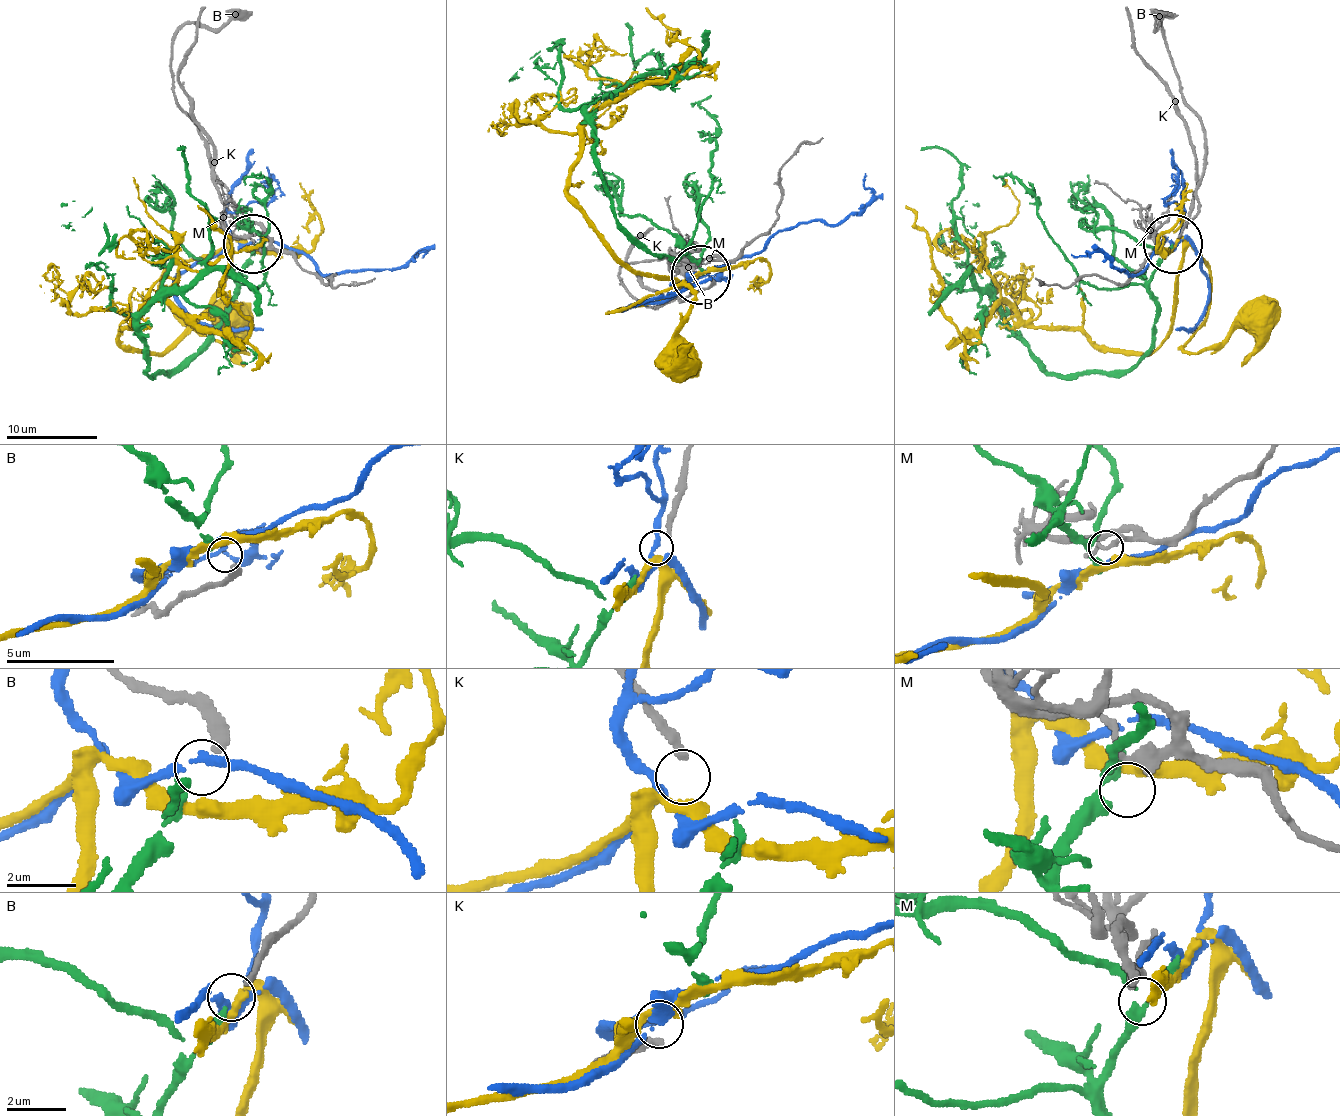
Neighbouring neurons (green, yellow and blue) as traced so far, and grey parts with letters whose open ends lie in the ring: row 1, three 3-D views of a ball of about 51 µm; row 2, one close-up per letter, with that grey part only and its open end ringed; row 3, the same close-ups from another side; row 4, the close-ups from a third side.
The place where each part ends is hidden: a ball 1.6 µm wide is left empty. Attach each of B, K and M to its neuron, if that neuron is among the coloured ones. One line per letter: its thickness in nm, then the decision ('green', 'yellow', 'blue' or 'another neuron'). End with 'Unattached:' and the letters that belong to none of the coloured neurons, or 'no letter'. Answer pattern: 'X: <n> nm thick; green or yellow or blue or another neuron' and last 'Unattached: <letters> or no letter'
B: 260 nm thick; green
K: 260 nm thick; another neuron
M: 280 nm thick; another neuron
Unattached: K, M

